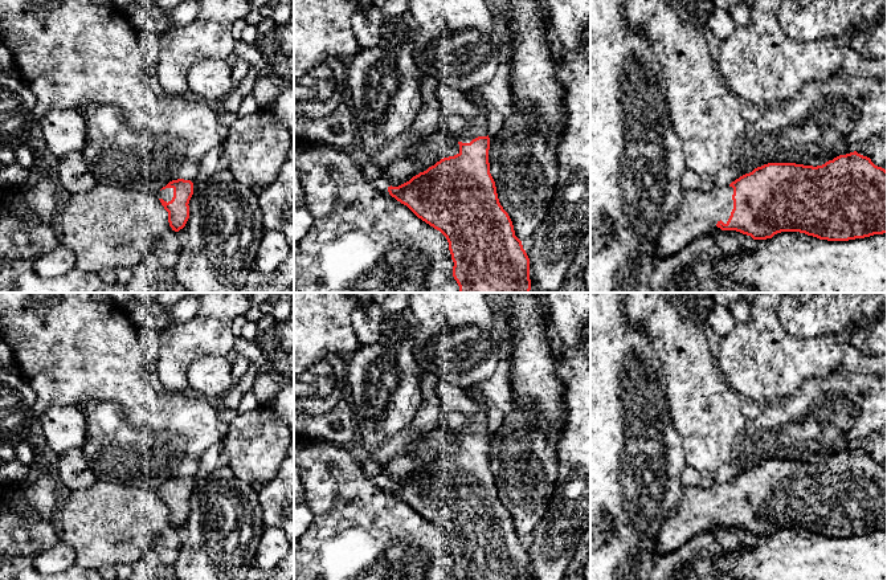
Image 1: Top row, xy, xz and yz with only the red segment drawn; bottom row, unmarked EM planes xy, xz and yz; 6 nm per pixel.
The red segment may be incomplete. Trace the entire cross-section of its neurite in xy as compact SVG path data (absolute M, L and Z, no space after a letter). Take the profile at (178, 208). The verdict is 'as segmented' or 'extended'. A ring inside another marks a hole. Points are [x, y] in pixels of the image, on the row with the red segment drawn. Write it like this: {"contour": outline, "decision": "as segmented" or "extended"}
{"contour": "M177 179L155 192L164 209L172 230L183 229L189 218L189 200L193 195L193 180Z", "decision": "extended"}

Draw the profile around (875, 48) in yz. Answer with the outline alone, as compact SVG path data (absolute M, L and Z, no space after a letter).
M887 19L874 30L861 53L867 58L882 60L887 57Z

